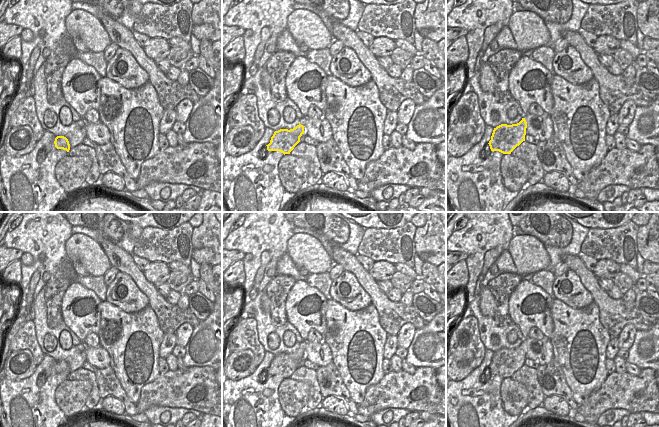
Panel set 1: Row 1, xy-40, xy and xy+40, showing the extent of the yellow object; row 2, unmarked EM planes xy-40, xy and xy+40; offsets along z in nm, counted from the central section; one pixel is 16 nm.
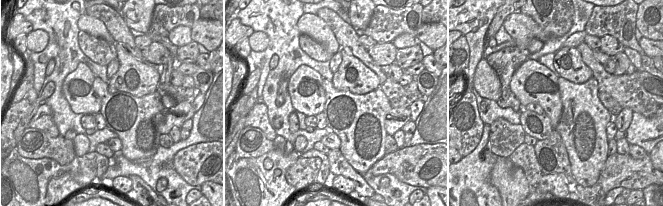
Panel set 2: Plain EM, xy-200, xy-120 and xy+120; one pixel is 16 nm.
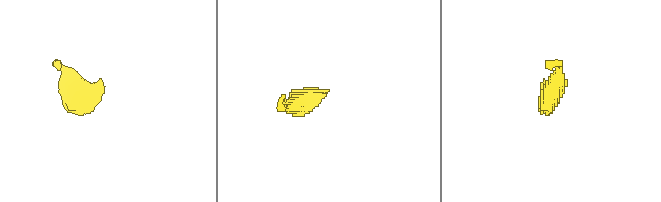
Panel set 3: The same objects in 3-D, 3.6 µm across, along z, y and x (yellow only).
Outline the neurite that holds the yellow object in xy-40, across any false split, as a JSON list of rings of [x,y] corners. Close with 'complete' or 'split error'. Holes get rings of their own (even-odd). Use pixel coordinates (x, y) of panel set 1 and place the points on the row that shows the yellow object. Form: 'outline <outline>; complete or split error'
outline [[[57,136],[54,141],[55,147],[57,149],[63,149],[69,152],[70,150],[70,144],[66,137],[64,136]]]; complete

